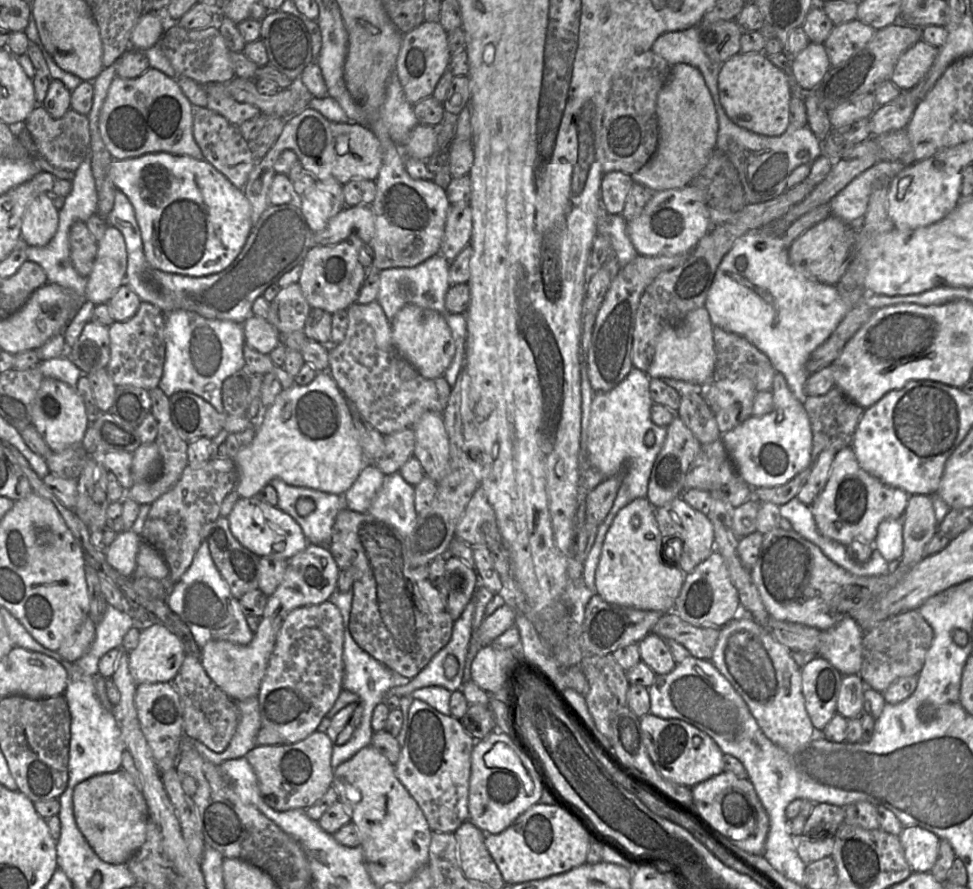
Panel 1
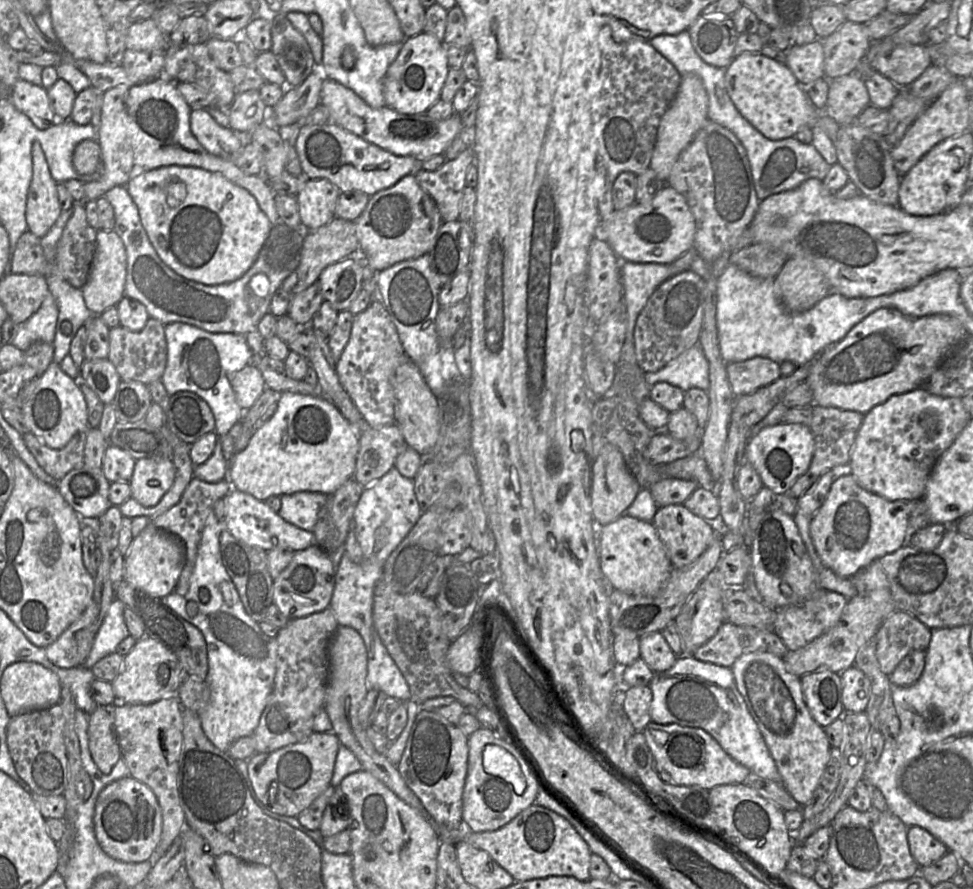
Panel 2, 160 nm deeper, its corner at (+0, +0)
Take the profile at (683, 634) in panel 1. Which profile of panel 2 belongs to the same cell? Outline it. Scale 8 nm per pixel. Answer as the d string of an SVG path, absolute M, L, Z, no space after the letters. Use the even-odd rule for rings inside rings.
M726 621L692 656L703 662L731 668L743 654L767 652L784 658L788 651L774 630L738 626Z

